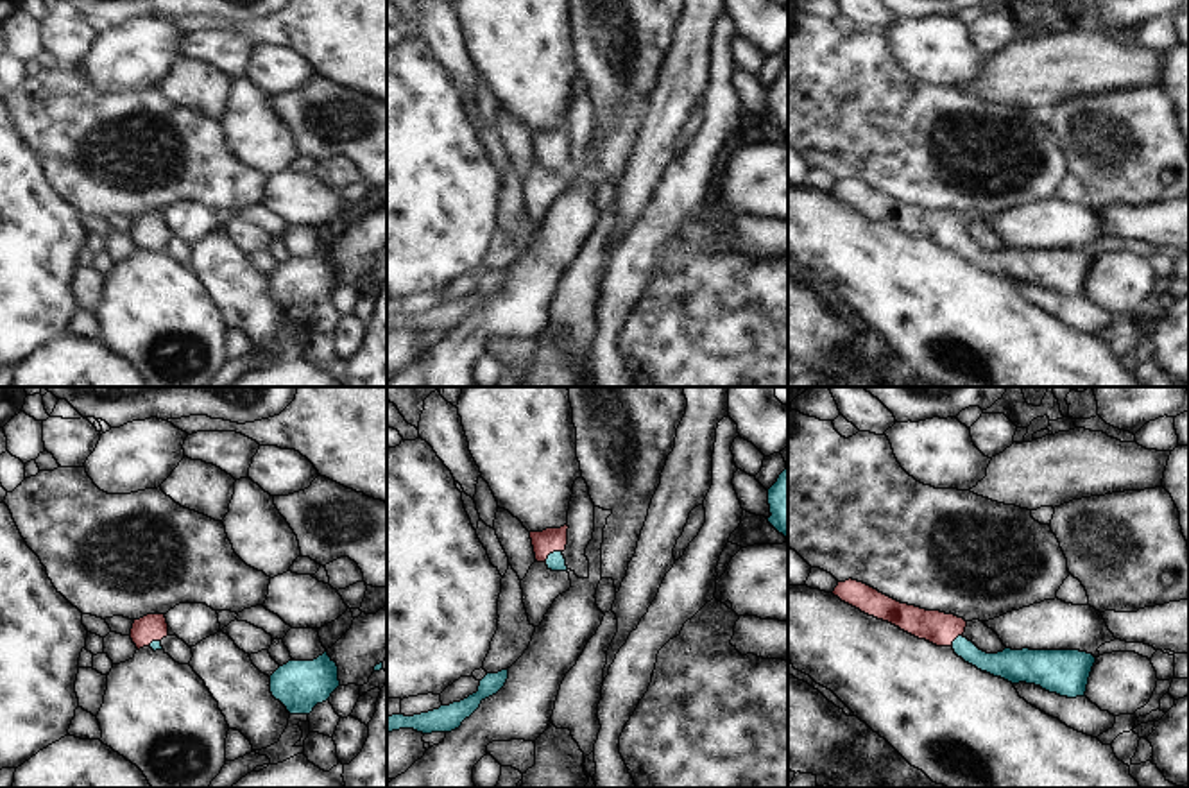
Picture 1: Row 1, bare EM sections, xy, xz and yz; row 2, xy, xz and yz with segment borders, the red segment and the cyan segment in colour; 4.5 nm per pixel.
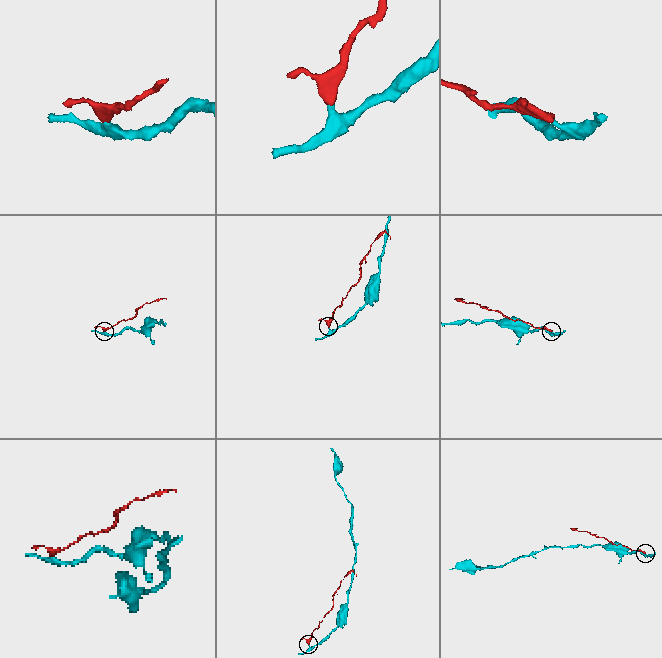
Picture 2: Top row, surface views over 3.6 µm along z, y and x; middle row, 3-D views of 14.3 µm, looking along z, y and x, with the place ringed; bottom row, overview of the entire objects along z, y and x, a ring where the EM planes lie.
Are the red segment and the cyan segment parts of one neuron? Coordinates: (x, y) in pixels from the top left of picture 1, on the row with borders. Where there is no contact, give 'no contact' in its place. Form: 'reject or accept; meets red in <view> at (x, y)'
accept; meets red in xz at (552, 552)

